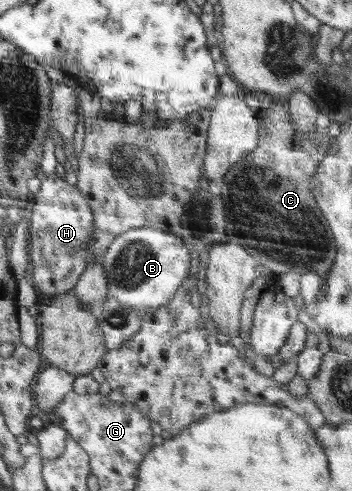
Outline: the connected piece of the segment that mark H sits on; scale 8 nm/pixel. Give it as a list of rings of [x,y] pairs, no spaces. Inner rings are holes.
[[[53,173],[42,180],[40,191],[30,202],[27,214],[30,218],[31,242],[29,274],[33,285],[51,297],[71,291],[94,258],[94,254],[87,251],[94,221],[87,199],[81,196],[75,186]]]

